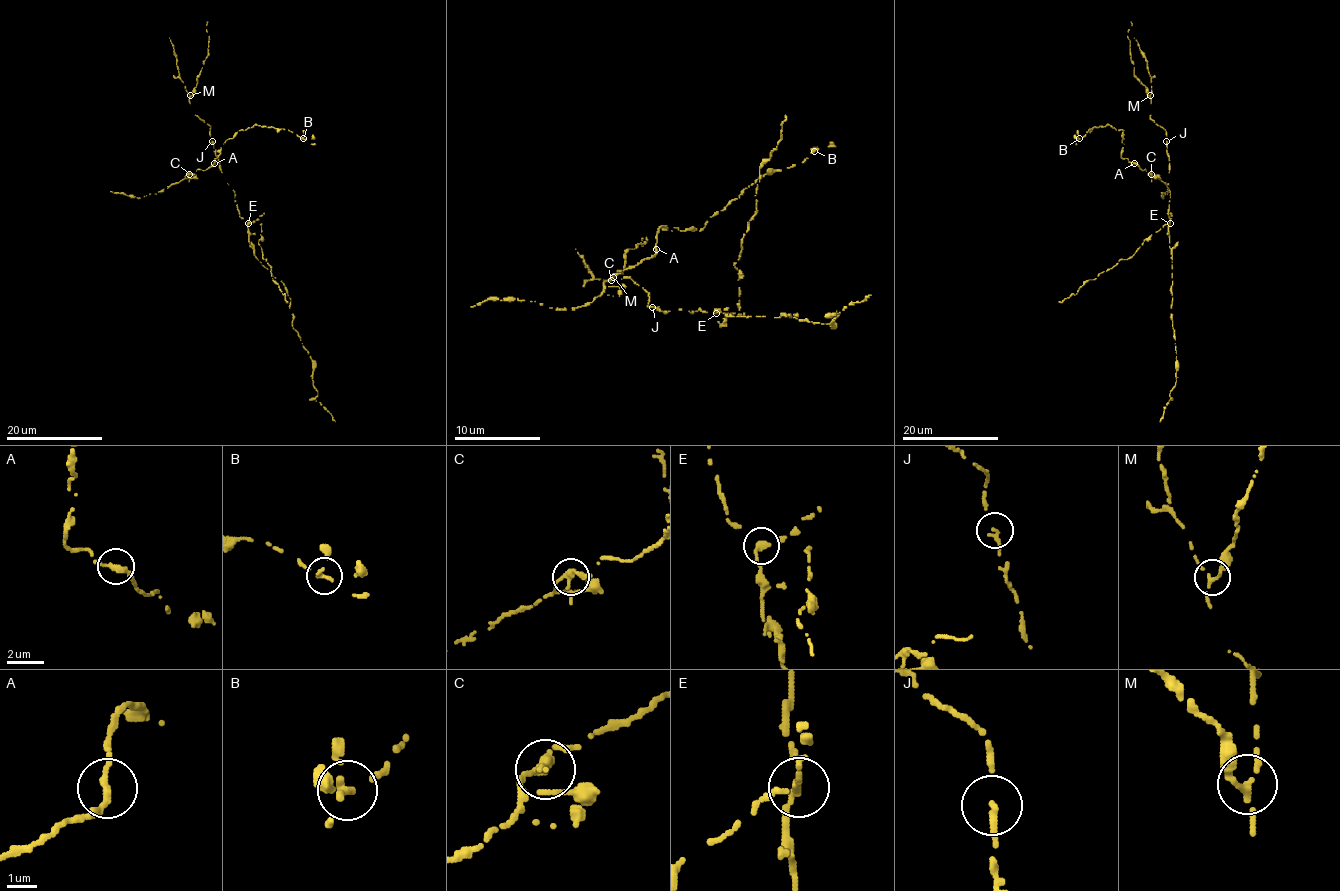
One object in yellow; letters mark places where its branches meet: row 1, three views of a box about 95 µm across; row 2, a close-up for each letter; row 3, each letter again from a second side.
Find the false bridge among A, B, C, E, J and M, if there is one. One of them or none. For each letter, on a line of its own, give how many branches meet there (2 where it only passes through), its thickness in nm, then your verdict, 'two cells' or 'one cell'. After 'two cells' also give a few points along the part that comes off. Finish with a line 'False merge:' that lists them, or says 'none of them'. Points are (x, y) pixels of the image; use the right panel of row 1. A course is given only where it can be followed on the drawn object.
A: 2 | 260 nm | one cell
B: 2 | 240 nm | one cell
C: 3 | 240 nm | one cell
E: 3 | 200 nm | two cells | (1170, 223), (1170, 219), (1146, 238), (1132, 256), (1121, 259), (1096, 278), (1088, 279), (1075, 295), (1058, 301)
J: 2 | 180 nm | one cell
M: 3 | 180 nm | one cell
False merge: E

